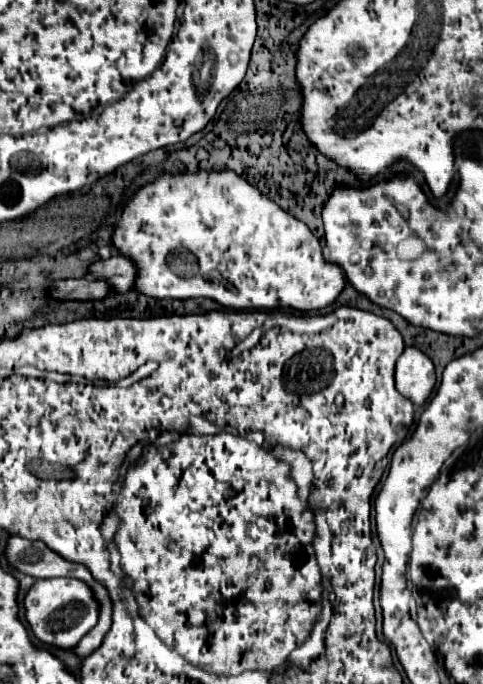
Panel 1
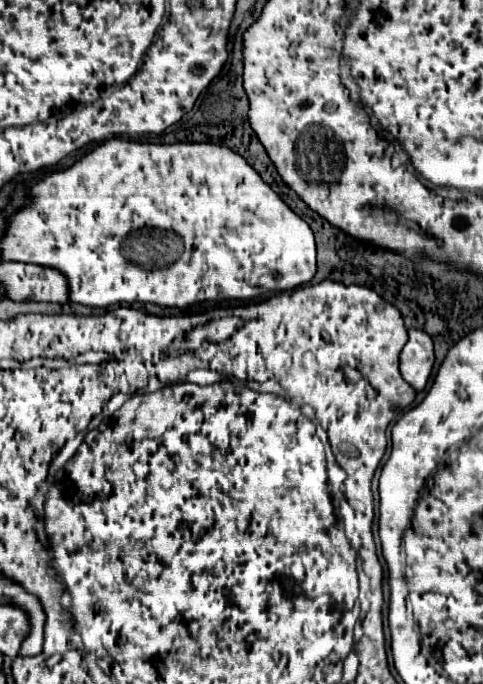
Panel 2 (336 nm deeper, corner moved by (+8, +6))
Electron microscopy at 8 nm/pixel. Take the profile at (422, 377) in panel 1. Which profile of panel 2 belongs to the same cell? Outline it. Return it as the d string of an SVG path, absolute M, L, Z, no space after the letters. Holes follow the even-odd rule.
M409 331L409 341L401 351L401 375L403 379L421 391L427 385L435 363L433 341L425 331Z

